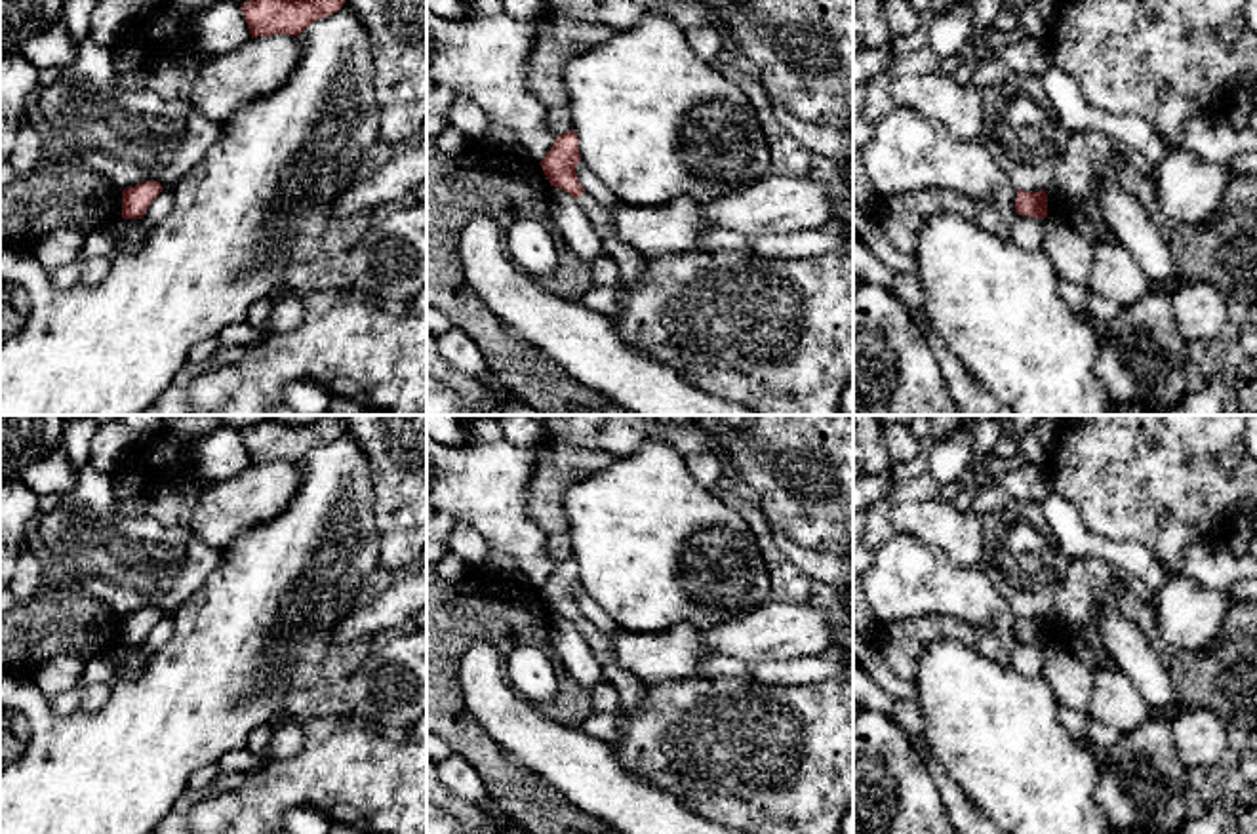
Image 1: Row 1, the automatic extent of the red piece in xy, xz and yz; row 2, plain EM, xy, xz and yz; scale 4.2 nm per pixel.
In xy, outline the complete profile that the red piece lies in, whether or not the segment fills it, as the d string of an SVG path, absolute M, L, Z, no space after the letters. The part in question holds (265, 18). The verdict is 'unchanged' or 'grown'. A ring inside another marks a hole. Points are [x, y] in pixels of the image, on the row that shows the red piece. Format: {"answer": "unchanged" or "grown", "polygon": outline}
{"answer": "unchanged", "polygon": "M249 0L240 4L251 38L299 36L314 21L337 13L347 0Z"}

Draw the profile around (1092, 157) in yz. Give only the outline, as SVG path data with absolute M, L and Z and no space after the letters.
M1070 131L1065 156L1046 187L1065 211L1082 209L1093 202L1099 187L1116 177L1120 168L1127 168L1127 158L1116 149L1110 135L1103 131Z

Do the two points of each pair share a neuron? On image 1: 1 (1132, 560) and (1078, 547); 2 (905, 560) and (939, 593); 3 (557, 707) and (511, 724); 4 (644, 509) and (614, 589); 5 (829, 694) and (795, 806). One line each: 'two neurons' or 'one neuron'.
1: one neuron
2: one neuron
3: two neurons
4: one neuron
5: one neuron

